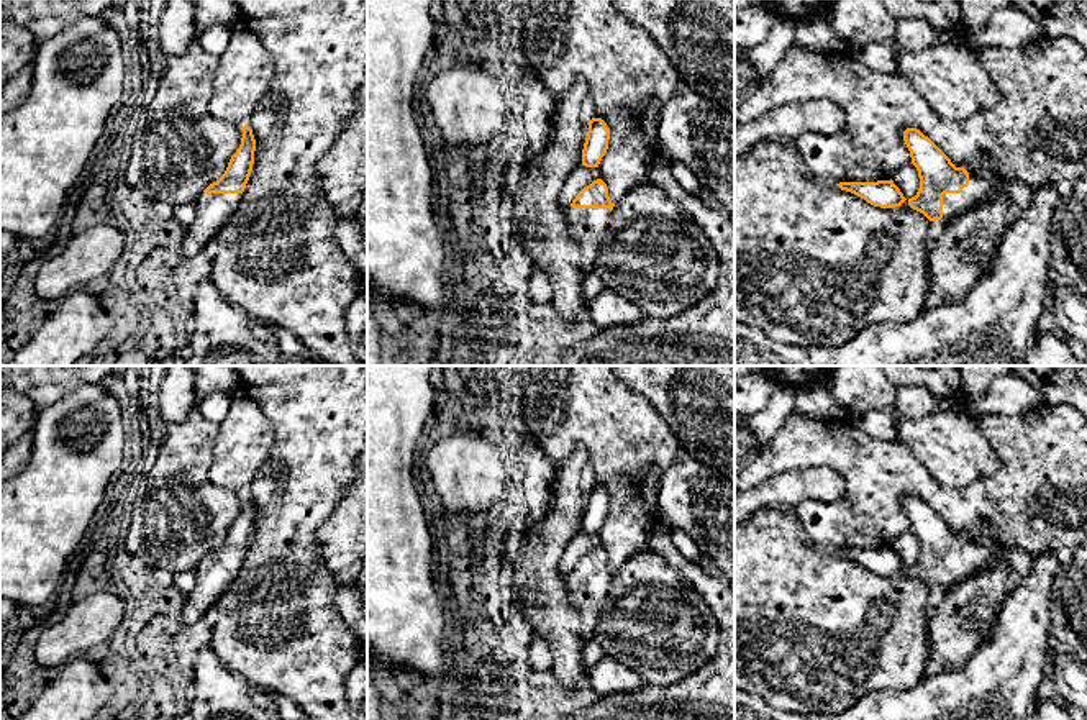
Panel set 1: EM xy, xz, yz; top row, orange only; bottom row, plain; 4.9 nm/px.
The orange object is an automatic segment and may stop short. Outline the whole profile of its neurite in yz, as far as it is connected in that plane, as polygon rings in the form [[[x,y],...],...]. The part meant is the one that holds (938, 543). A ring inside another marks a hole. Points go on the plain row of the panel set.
[[[907,495],[903,508],[920,545],[920,556],[908,566],[908,572],[930,589],[948,590],[969,576],[985,571],[995,561],[992,548],[956,535],[920,497]]]

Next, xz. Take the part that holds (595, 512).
[[[602,485],[589,487],[589,499],[582,517],[582,533],[598,535],[608,517],[610,495]]]

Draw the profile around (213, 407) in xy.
[[[215,392],[198,400],[200,413],[213,423],[221,423],[226,418],[230,407],[231,395],[223,392]]]

